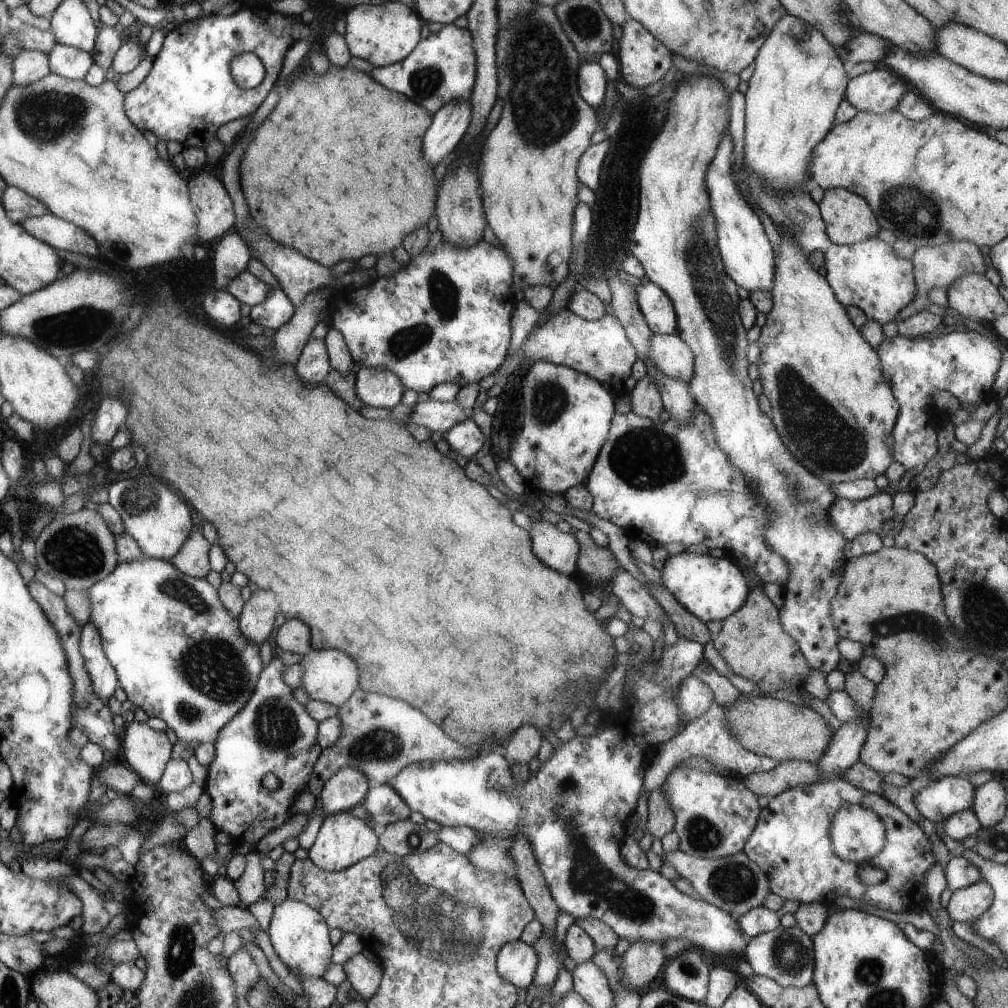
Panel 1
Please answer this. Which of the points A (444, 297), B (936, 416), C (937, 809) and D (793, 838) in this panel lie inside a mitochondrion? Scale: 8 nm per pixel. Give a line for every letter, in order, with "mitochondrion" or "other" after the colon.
A: mitochondrion
B: other
C: mitochondrion
D: other

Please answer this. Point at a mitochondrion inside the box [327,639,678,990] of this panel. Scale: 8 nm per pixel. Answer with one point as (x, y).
(450, 924)

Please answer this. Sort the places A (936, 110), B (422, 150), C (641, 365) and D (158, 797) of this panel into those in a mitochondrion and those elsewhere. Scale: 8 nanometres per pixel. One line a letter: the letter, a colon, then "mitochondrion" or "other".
A: other
B: other
C: other
D: other

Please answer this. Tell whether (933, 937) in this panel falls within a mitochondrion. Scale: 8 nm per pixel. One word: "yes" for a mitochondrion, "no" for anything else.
no

